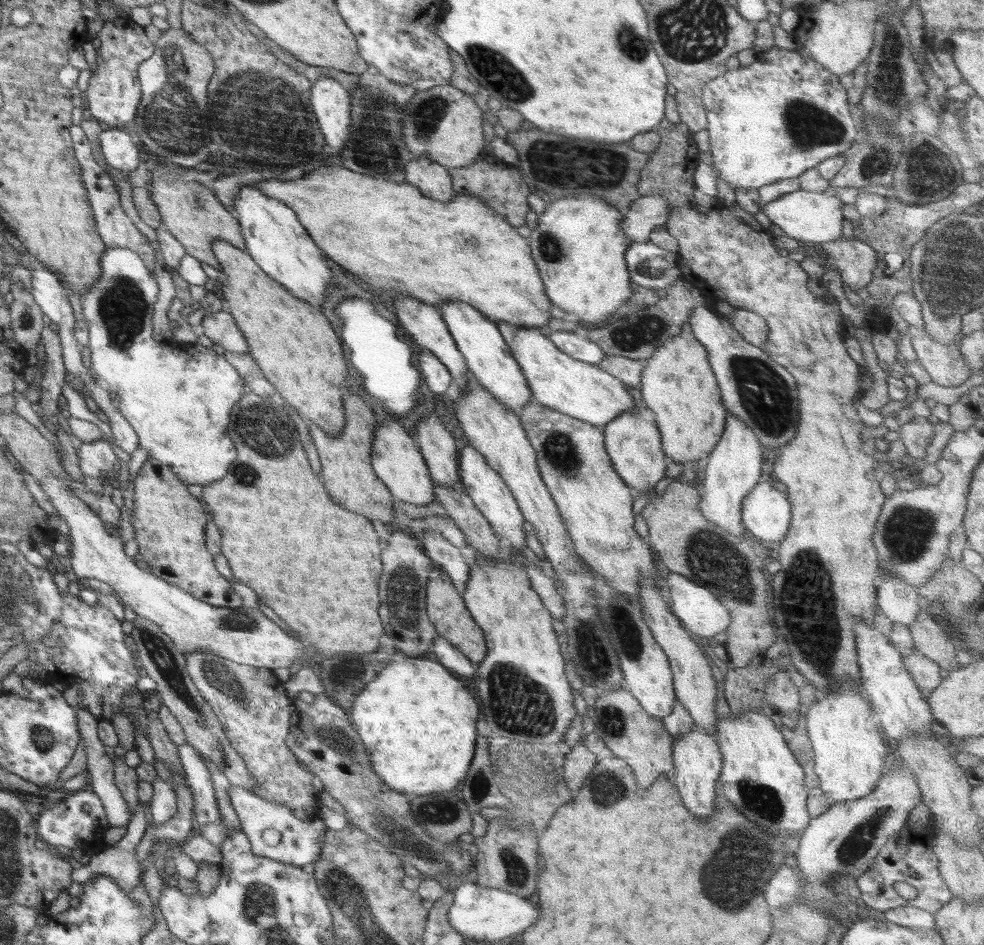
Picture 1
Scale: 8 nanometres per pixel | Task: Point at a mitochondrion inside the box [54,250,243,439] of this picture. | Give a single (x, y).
(123, 305)

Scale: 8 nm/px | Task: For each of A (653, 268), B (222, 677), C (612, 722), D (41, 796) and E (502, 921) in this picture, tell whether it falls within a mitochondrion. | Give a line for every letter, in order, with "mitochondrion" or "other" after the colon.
A: mitochondrion
B: mitochondrion
C: mitochondrion
D: other
E: other

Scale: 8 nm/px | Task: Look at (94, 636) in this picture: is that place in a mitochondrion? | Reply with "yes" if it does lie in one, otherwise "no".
no

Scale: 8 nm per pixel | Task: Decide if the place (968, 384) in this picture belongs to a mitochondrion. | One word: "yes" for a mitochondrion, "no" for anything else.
no

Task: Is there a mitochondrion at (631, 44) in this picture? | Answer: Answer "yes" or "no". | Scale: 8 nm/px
yes

